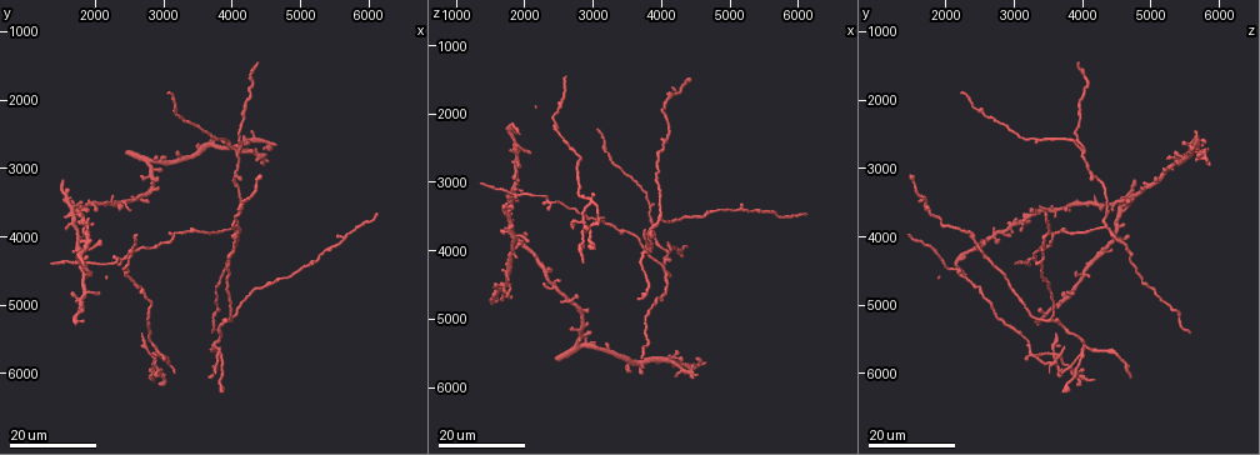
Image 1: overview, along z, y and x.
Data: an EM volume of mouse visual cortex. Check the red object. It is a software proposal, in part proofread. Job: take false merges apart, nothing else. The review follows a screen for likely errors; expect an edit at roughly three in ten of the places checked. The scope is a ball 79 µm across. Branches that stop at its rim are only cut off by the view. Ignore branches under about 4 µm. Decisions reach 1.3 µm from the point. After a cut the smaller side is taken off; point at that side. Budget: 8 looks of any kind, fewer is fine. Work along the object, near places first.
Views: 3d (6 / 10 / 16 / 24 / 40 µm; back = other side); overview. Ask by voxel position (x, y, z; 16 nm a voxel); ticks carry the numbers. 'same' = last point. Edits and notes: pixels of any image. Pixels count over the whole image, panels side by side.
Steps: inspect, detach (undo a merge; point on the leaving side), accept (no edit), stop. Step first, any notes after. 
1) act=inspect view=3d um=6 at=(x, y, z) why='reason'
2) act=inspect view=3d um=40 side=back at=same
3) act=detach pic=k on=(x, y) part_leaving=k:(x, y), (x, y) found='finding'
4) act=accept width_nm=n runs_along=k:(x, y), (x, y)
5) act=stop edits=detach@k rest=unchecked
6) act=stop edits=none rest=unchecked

act=inspect view=3d um=16 at=(4100, 3850, 4350) why='two arms in line, one across'

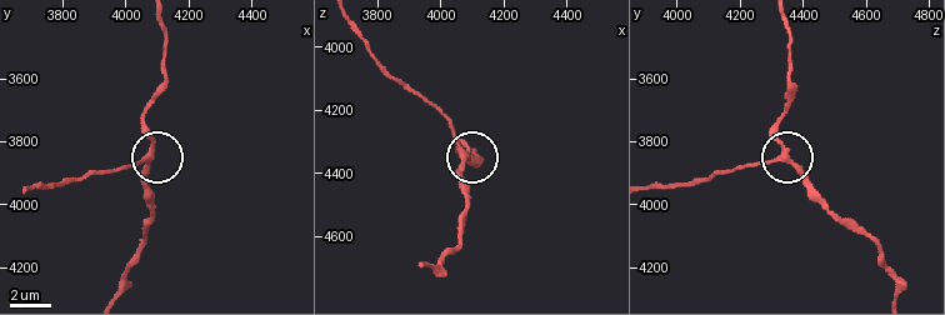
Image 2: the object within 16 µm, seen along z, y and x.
act=inspect view=3d um=10 at=(4080, 3840, 4340) why='zoom in'

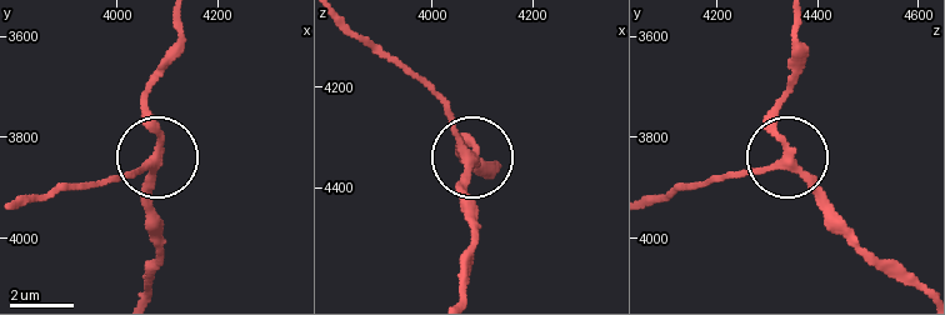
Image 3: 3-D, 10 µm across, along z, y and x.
act=accept arms=3 found='all the same neuron'

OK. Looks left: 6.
act=inspect view=3d um=24 at=(2450, 3450, 4550) why='three arms meet'

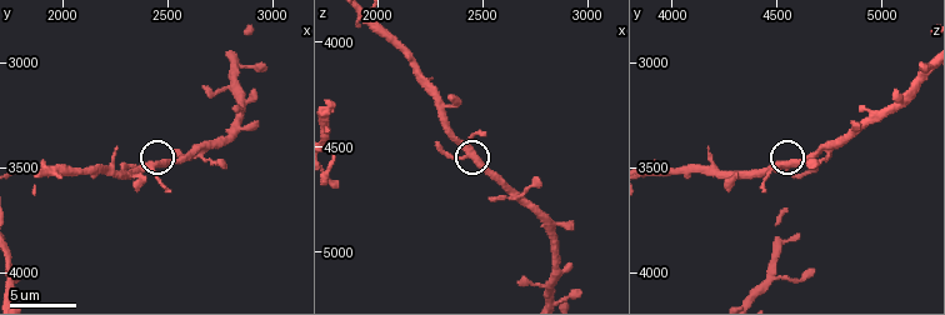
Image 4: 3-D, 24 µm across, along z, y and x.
act=inspect view=3d um=6 at=(2440, 3500, 4540) why='closer look'

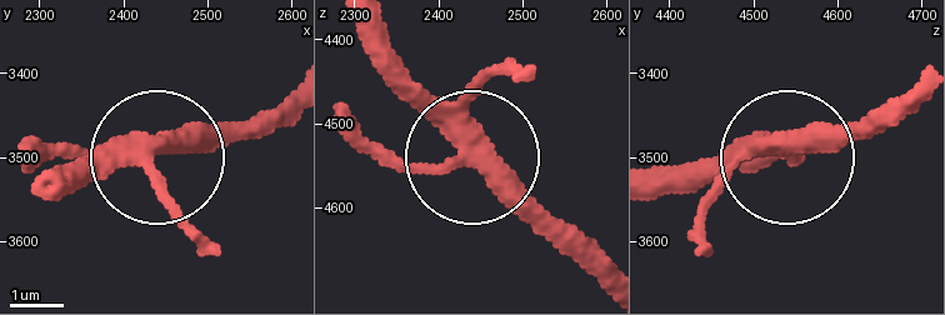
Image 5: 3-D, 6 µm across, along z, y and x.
act=accept width_nm=330 runs_along=5:(356, 28), (455, 158), (396, 163), (348, 126) found='continuous, no second neuron'

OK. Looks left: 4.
act=inspect view=3d um=24 at=(3000, 5750, 3250) why='side arm on a straight run'

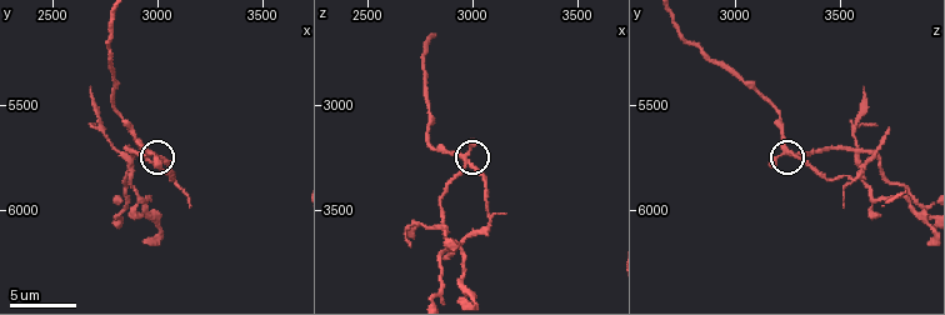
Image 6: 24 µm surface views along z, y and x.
act=inspect view=3d um=10 at=(2990, 5740, 3280)

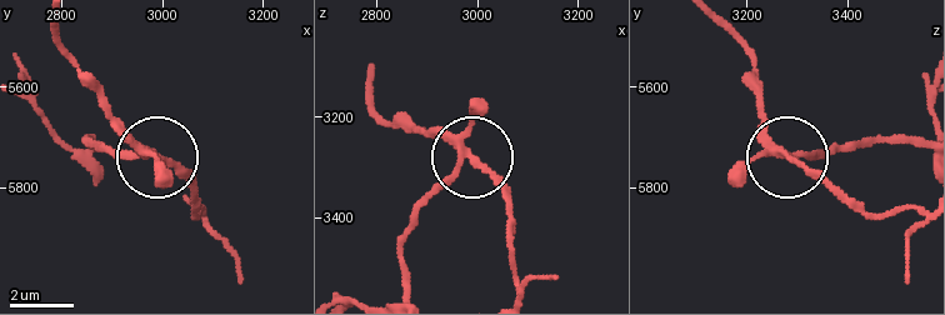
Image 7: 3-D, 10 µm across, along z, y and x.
act=inspect view=3d um=6 at=(3000, 5750, 3295) why='closer look'

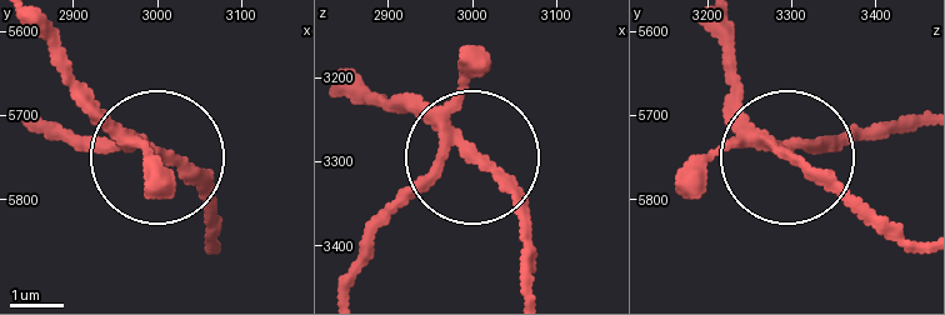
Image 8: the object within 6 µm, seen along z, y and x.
act=detach pic=8 on=(488, 170) arms=3 part_leaving=8:(428, 119), (513, 200), (531, 294) found='two neurons meet here'

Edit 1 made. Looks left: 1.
act=inspect view=3d um=16 at=(2870, 5760, 3590) why='four or more arms meet'

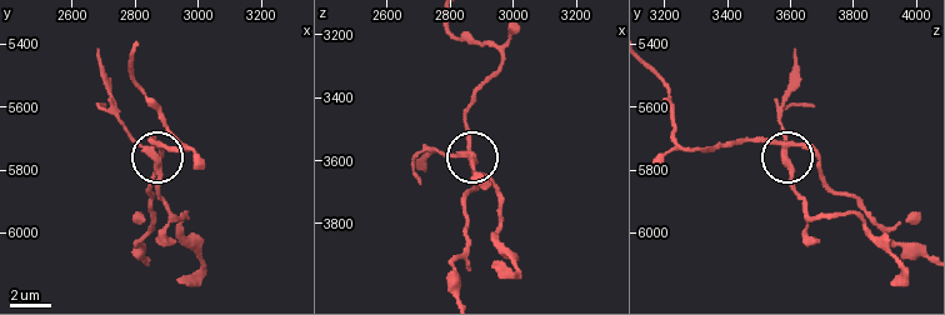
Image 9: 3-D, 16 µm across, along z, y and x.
act=detach pic=9 on=(161, 179) found='a second neuron is stuck on'

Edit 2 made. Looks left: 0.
act=stop edits=detach@8,detach@9 rest=unchecked

